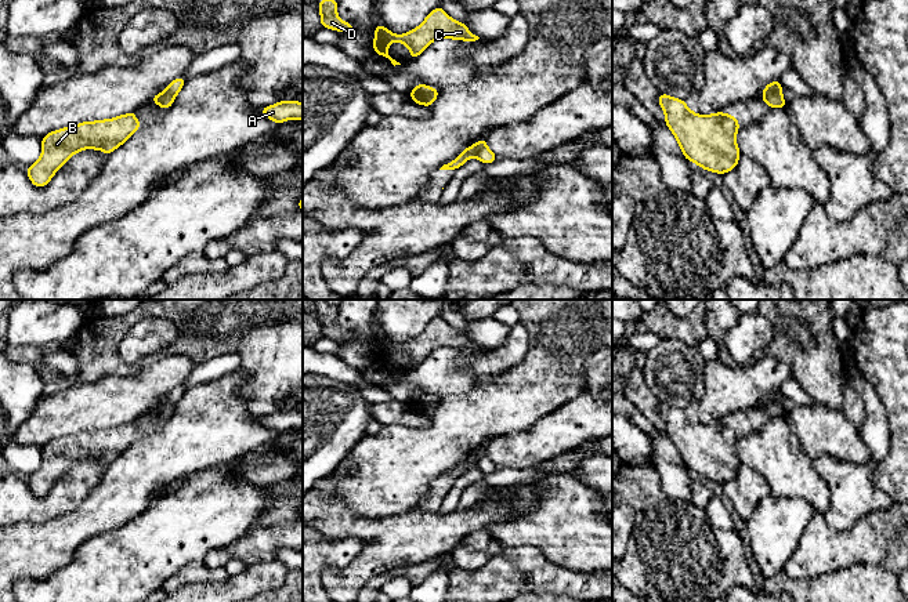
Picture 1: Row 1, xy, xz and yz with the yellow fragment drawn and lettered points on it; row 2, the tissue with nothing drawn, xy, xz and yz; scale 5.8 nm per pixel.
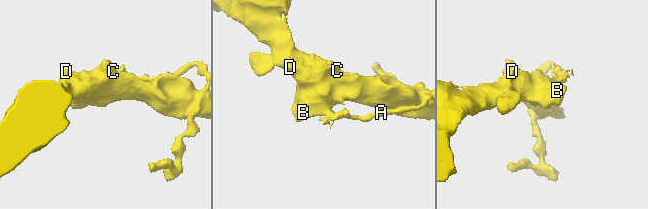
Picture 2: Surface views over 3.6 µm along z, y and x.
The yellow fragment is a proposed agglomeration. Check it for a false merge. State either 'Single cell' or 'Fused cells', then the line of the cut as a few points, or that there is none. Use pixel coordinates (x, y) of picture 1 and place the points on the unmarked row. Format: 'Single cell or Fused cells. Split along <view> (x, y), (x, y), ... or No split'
Fused cells. Split along yz (781, 403), (766, 403), (762, 406)

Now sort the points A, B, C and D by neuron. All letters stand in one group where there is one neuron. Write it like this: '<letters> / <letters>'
A / B C D

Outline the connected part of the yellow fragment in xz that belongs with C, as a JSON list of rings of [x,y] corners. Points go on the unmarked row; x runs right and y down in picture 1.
[[[437,316],[417,337],[405,344],[394,344],[386,336],[377,333],[375,338],[373,362],[388,367],[395,376],[401,373],[388,365],[388,355],[391,351],[405,353],[410,360],[410,369],[415,369],[438,348],[475,351],[480,347],[473,344],[464,331],[451,327],[442,316]]]

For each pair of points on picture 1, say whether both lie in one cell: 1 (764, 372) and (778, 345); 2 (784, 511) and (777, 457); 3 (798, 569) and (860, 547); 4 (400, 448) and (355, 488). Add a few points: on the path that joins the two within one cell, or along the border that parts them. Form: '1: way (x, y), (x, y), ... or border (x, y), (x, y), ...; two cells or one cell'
1: border (763, 352), (782, 361), (792, 377); two cells
2: border (770, 492), (777, 497), (802, 497), (814, 507); two cells
3: way (813, 557), (820, 550), (845, 548); one cell
4: way (389, 459), (366, 479); one cell

